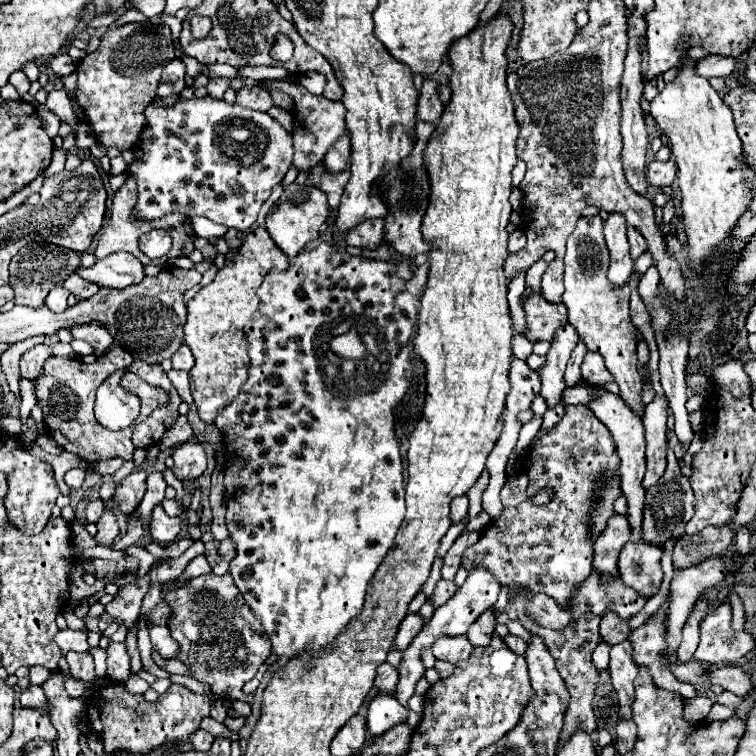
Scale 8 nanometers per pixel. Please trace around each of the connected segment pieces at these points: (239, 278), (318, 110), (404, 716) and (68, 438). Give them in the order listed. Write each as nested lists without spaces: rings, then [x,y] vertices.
[[[256,228],[250,234],[246,234],[242,246],[236,252],[226,254],[226,262],[218,270],[214,282],[200,288],[200,292],[186,304],[188,306],[188,322],[184,326],[184,342],[188,344],[188,348],[192,350],[192,354],[196,358],[196,364],[190,370],[190,388],[194,394],[194,402],[198,406],[198,416],[204,422],[214,422],[216,414],[238,396],[242,384],[248,380],[250,358],[248,358],[248,340],[246,340],[244,326],[246,326],[246,322],[250,322],[250,316],[258,310],[256,290],[260,288],[260,284],[262,284],[264,276],[270,272],[270,268],[282,270],[288,266],[290,266],[288,256],[274,244],[274,240],[266,232],[266,228]]]
[[[262,80],[260,86],[266,90],[284,92],[292,98],[292,102],[294,102],[294,108],[292,108],[292,116],[294,116],[294,166],[300,172],[310,172],[310,168],[320,164],[324,160],[328,148],[334,146],[338,142],[338,138],[346,132],[346,122],[344,122],[346,108],[344,108],[344,104],[328,100],[324,96],[318,96],[318,94],[310,94],[304,86],[300,86],[296,82]]]
[[[378,694],[370,706],[368,706],[368,730],[372,732],[372,736],[380,736],[386,730],[394,728],[394,724],[402,724],[402,720],[406,720],[406,724],[410,724],[412,728],[418,726],[420,722],[420,714],[412,712],[410,708],[402,706],[394,696],[390,694]]]
[[[114,344],[108,348],[108,354],[98,358],[92,364],[86,364],[76,358],[58,358],[52,356],[46,360],[42,374],[34,380],[34,392],[38,398],[38,404],[44,412],[44,422],[48,426],[50,436],[68,452],[86,458],[88,462],[108,460],[114,456],[120,456],[124,460],[132,460],[134,444],[132,444],[132,432],[134,426],[124,428],[122,432],[106,430],[100,422],[96,422],[92,406],[94,406],[94,394],[96,388],[114,372],[114,370],[127,369],[134,362],[130,352],[126,352],[122,346]]]

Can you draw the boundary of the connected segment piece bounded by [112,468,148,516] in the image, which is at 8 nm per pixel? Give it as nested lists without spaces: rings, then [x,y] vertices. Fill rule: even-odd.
[[[140,468],[140,470],[134,470],[130,476],[126,476],[116,486],[112,500],[124,516],[130,516],[130,512],[134,512],[134,508],[138,508],[144,492],[146,492],[146,476],[148,476],[148,472],[144,468]]]

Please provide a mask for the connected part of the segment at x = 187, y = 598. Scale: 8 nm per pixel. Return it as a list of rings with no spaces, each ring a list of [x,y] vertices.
[[[230,572],[218,576],[218,574],[204,574],[198,578],[188,580],[182,588],[170,588],[170,592],[164,594],[164,598],[172,606],[172,618],[168,620],[168,628],[172,638],[180,644],[180,660],[190,668],[192,676],[204,684],[210,686],[214,694],[220,694],[230,700],[244,700],[252,702],[252,694],[242,694],[244,682],[252,680],[258,672],[258,668],[264,664],[264,660],[270,656],[270,642],[262,630],[262,624],[256,616],[250,614],[240,590],[236,588]]]

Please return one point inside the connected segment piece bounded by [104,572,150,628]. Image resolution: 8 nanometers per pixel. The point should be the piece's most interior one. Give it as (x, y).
(126, 606)

